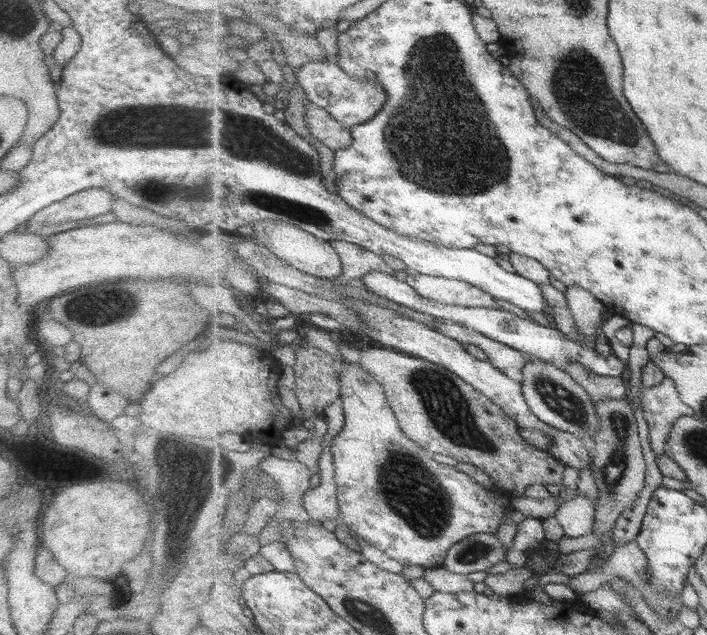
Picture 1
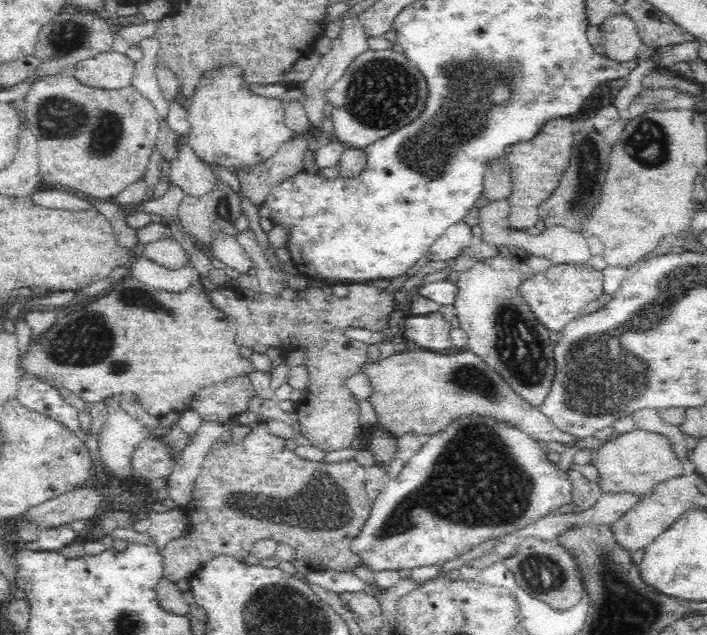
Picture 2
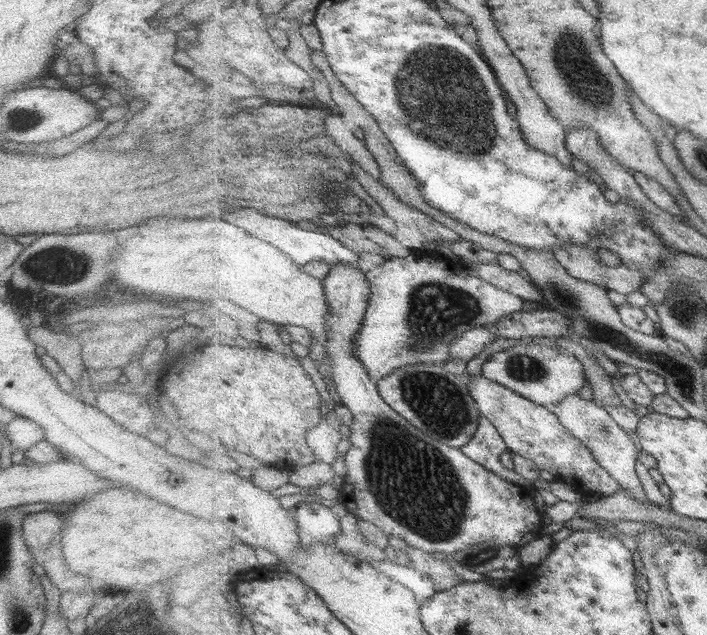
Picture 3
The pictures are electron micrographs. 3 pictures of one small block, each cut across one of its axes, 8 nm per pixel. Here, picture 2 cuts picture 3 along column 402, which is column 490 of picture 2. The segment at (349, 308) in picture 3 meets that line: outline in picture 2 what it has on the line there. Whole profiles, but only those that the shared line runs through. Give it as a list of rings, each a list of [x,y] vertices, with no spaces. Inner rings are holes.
[[[469,414],[460,415],[446,423],[439,431],[431,434],[428,442],[414,453],[402,466],[400,473],[393,479],[386,479],[378,496],[372,501],[369,517],[364,526],[359,530],[356,538],[349,545],[350,552],[357,556],[360,564],[366,566],[368,570],[377,573],[381,570],[400,570],[402,568],[418,568],[419,566],[428,566],[431,564],[444,564],[456,556],[466,554],[474,546],[480,545],[491,539],[499,539],[500,536],[506,536],[510,532],[521,529],[523,526],[537,521],[539,518],[552,514],[554,510],[567,505],[571,502],[571,482],[567,474],[558,468],[555,463],[547,459],[538,441],[530,438],[528,433],[513,427],[512,425],[496,419],[492,415]]]

